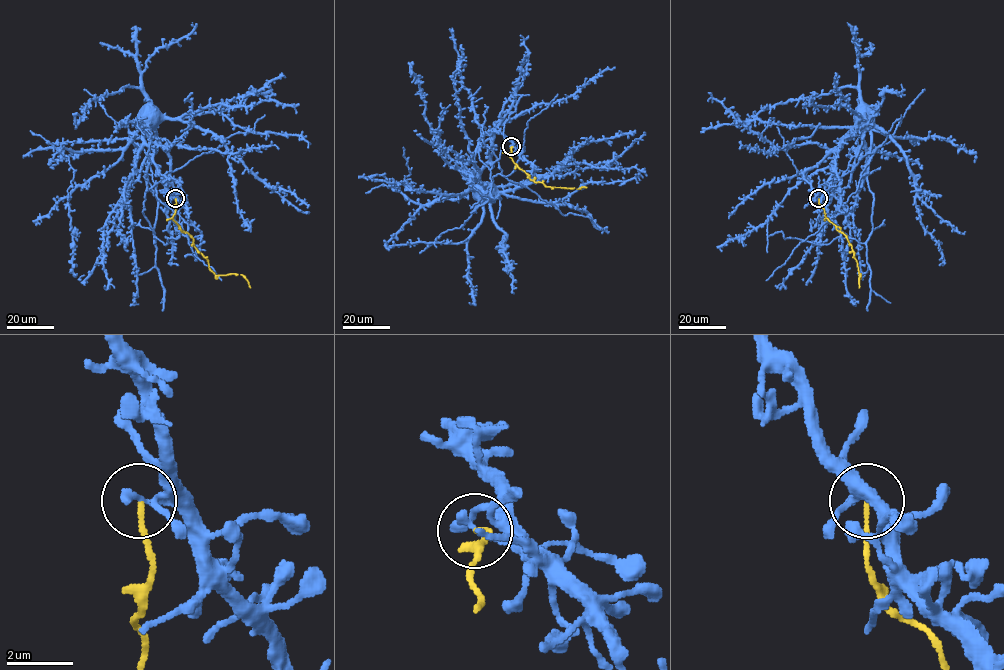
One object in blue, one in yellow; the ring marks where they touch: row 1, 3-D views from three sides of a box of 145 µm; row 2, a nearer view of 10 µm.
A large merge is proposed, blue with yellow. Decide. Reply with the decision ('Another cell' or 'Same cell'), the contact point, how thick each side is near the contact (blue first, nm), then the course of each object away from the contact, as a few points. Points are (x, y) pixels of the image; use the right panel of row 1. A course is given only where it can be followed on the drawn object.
Another cell. Place: (818, 198). Thickness 240 nm (blue) against 140 nm. Course of blue: (819, 198), (833, 221), (868, 174), (874, 199), (868, 239), (849, 238), (814, 192), (874, 152), (901, 115). Course of yellow: (819, 198), (825, 216), (842, 233), (854, 252), (861, 275), (859, 288)

